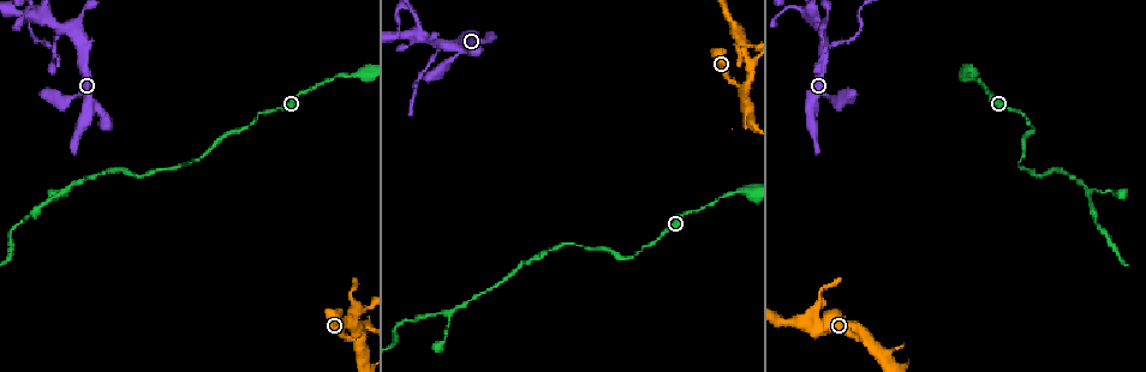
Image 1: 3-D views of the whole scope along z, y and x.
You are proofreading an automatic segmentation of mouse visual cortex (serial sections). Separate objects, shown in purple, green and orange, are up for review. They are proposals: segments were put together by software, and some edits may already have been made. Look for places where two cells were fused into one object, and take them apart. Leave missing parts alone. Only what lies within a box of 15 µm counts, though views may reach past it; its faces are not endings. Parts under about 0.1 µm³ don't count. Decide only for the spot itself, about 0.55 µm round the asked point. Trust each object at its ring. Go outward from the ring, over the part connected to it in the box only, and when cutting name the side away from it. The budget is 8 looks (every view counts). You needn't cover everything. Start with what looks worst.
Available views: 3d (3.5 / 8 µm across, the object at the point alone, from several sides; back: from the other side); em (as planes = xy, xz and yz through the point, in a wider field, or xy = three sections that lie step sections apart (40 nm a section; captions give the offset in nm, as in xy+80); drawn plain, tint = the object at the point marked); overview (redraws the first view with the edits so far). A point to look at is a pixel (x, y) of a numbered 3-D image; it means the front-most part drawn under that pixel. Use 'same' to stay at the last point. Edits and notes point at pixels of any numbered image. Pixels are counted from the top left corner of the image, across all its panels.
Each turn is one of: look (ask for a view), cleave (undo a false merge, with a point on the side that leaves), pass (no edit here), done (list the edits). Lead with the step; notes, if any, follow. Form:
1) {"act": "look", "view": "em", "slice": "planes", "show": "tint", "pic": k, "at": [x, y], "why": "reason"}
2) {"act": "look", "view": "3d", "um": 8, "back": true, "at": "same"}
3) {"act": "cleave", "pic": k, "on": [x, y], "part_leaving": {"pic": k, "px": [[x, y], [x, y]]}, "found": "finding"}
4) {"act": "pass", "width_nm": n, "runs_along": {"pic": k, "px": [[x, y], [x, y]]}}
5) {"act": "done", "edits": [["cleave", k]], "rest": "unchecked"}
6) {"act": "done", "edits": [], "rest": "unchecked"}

{"act": "look", "view": "3d", "um": 8, "pic": 1, "at": [45, 204], "why": "a narrow waist"}

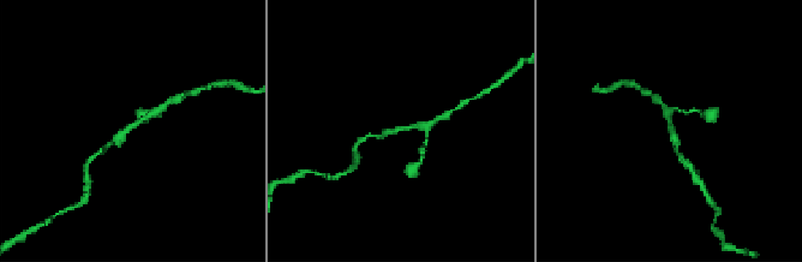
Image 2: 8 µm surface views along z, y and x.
{"act": "look", "view": "em", "slice": "xy", "step": 1, "show": "tint", "pic": 2, "at": [133, 125], "arm_widths_nm": [200, 200]}

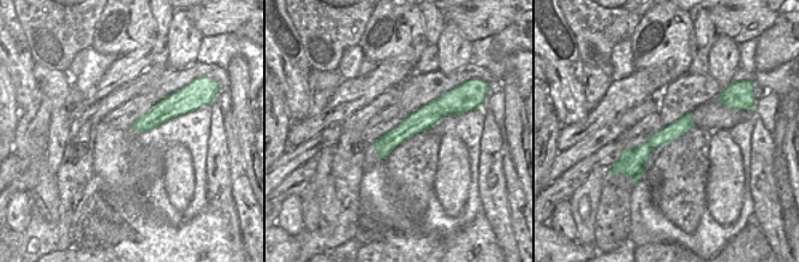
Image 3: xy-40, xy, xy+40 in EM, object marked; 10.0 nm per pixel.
{"act": "pass", "runs_along": {"pic": 3, "px": [[443, 107], [404, 130], [381, 155]]}, "found": "one cell here"}

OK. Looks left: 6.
{"act": "look", "view": "3d", "um": 3.5, "back": true, "pic": 1, "at": [444, 46], "why": "sudden change in width"}

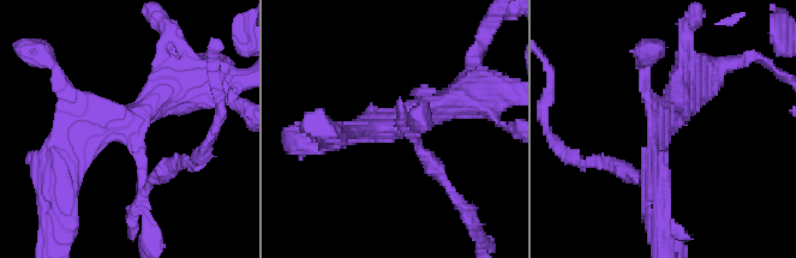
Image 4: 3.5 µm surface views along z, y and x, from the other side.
{"act": "look", "view": "em", "slice": "xy", "step": 2, "show": "tint", "pic": 4, "at": [395, 129], "arms": 3, "arm_widths_nm": [150, 250, 350]}

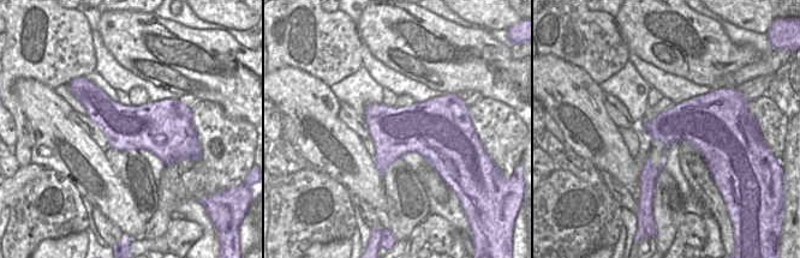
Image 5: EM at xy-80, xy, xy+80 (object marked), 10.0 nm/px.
{"act": "look", "view": "em", "slice": "xy", "step": 1, "show": "tint", "at": "same", "why": "another direction"}

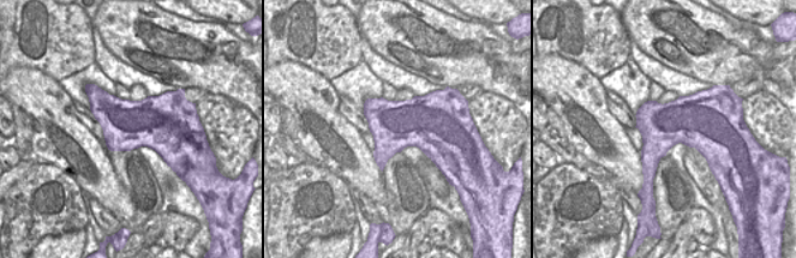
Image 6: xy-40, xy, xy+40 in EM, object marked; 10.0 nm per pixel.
{"act": "pass", "runs_along": {"pic": 4, "px": [[66, 161], [99, 120], [191, 88]]}, "found": "continuous, no second cell"}

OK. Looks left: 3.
{"act": "look", "view": "3d", "um": 3.5, "pic": 1, "at": [861, 337], "why": "branch point"}

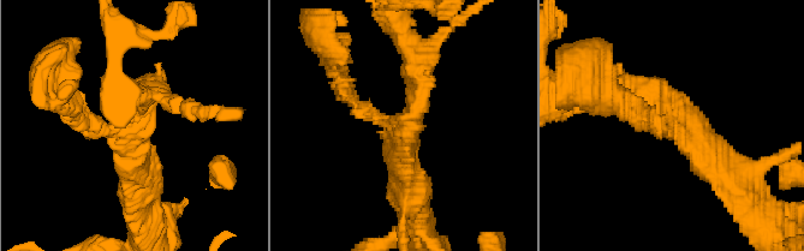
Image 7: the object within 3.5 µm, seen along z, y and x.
{"act": "look", "view": "em", "slice": "xy", "step": 1, "show": "tint", "pic": 7, "at": [114, 129], "arms": 3, "arm_widths_nm": [250, 300, 400], "why": "shape alone is not enough"}

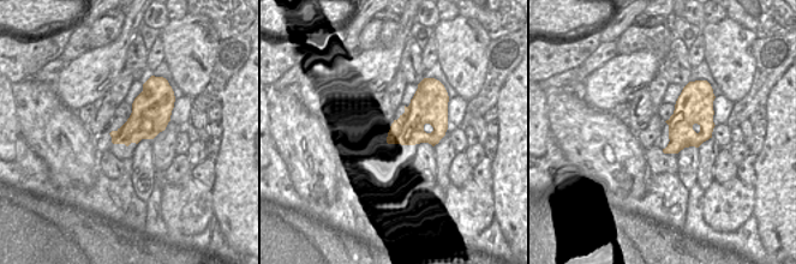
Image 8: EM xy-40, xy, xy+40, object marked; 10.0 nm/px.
{"act": "look", "view": "em", "slice": "xy", "step": 5, "show": "tint", "at": "same"}

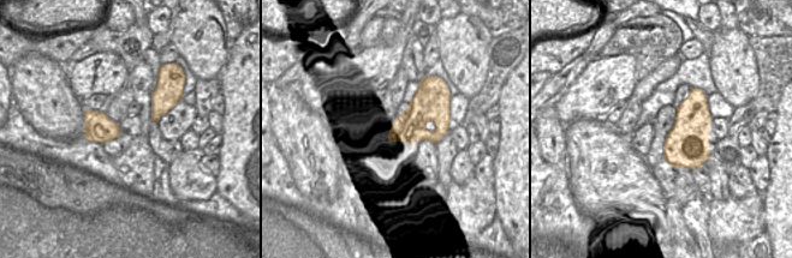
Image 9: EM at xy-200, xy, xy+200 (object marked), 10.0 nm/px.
{"act": "pass", "runs_along": {"pic": 7, "px": [[67, 106], [112, 132], [153, 88]]}, "found": "one cell here"}

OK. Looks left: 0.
{"act": "done", "edits": [], "rest": "unchecked"}

